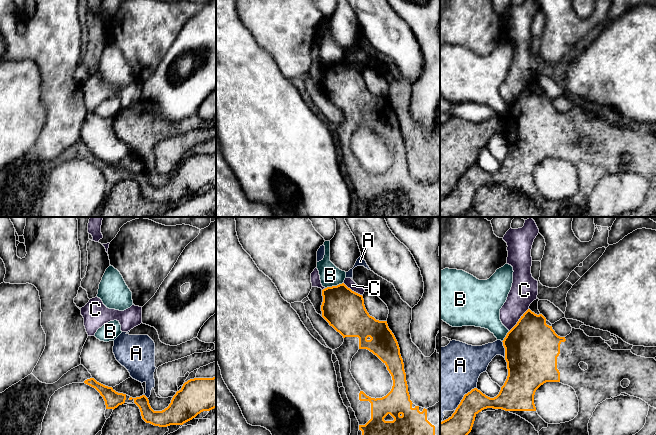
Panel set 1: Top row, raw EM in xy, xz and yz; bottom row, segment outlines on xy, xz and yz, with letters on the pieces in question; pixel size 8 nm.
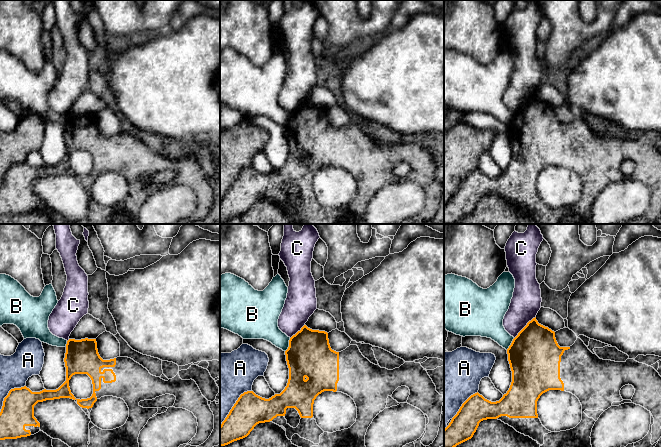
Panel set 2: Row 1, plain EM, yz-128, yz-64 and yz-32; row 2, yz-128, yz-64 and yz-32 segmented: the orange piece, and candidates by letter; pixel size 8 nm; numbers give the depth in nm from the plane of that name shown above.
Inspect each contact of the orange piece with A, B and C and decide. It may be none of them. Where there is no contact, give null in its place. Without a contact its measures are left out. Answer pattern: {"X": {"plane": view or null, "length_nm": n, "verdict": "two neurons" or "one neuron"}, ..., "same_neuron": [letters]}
{"A": {"plane": "yz", "length_nm": 260, "verdict": "two neurons"}, "B": {"plane": "xz", "length_nm": 150, "verdict": "two neurons"}, "C": {"plane": "yz", "length_nm": 240, "verdict": "two neurons"}, "same_neuron": []}

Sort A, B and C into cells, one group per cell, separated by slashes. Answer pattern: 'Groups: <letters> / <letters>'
Groups: A / B / C

